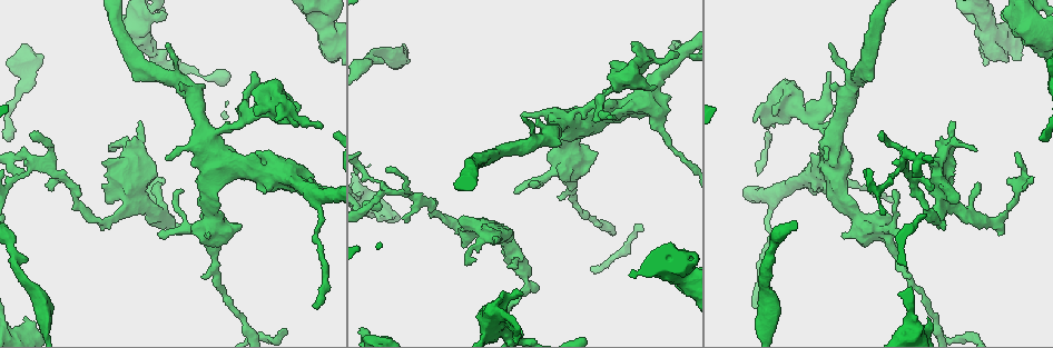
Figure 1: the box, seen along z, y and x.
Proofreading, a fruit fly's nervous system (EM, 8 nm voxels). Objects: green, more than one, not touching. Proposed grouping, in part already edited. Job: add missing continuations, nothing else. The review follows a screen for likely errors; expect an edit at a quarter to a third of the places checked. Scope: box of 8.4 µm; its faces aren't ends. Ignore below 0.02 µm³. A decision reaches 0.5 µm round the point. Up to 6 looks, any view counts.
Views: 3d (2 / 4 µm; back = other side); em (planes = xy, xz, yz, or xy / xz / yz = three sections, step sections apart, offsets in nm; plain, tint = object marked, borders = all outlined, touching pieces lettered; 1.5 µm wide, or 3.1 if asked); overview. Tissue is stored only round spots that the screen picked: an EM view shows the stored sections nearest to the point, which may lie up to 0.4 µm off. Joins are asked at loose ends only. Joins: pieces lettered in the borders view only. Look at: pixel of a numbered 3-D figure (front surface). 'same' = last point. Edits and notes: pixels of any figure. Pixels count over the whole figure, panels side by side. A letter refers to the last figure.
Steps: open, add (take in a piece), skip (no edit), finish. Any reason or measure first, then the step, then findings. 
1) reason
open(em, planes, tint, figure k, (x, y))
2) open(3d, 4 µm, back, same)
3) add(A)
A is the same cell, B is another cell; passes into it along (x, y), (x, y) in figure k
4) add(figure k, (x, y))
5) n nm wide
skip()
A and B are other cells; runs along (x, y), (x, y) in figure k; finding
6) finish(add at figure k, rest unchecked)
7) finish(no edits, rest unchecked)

free end
open(em, planes, borders, figure 1, (824, 157))

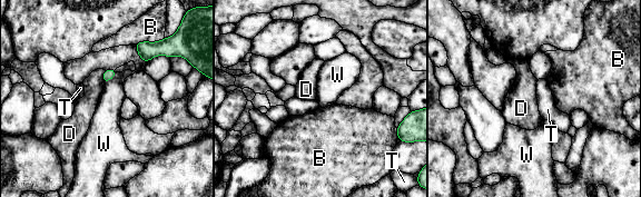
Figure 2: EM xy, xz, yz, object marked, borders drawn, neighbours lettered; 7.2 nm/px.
skip()
B, D, T and W are other cells; border along (105, 70), (102, 84) in figure 2; none of them fits

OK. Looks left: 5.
branch stops here
open(3d, 4 µm, figure 1, (521, 296))

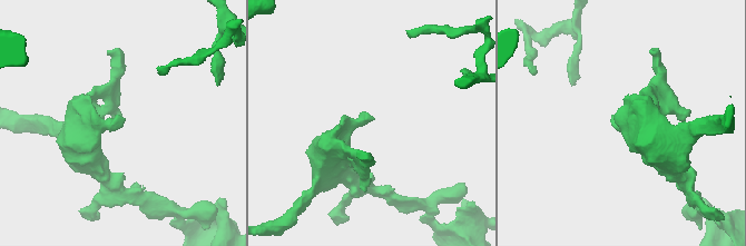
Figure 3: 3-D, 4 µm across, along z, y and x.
open(em, yz, step 4, tint, figure 3, (124, 120))

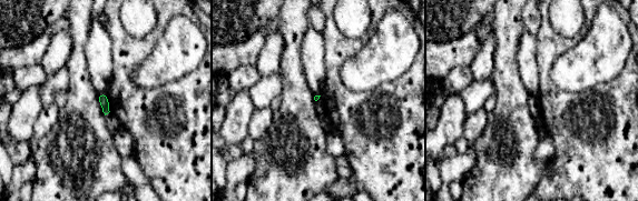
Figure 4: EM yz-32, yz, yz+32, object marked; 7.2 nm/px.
cut it another way
open(em, planes, borders, same)

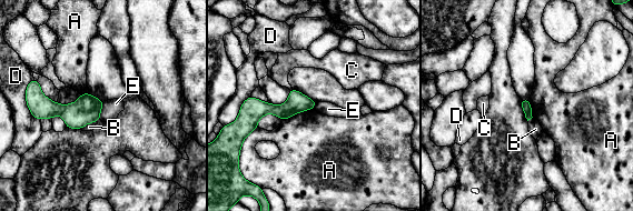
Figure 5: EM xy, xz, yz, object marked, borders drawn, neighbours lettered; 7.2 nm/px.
skip()
A, B, C, D and E are other cells; border along (104, 101), (99, 119) in figure 5; none of them fits

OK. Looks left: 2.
an open end
open(em, planes, borders, figure 1, (140, 121))

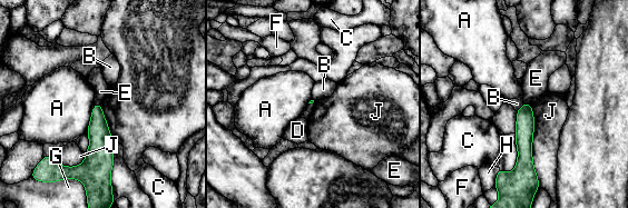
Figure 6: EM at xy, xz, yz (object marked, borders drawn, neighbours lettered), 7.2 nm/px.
skip()
A, B, C, D, E, F, G, H and J are other cells; runs along (526, 106), (525, 165), (521, 170) in figure 6; no lettered piece goes on from it

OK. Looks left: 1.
finish(no edits, rest unchecked)

